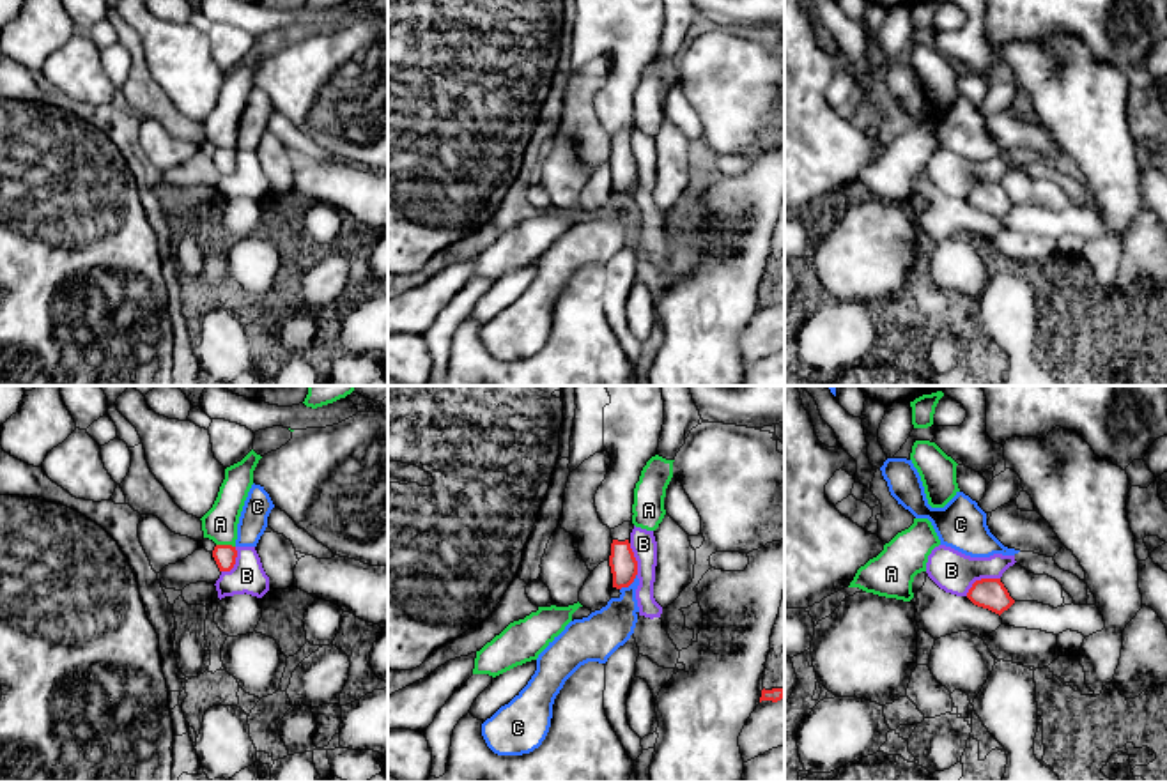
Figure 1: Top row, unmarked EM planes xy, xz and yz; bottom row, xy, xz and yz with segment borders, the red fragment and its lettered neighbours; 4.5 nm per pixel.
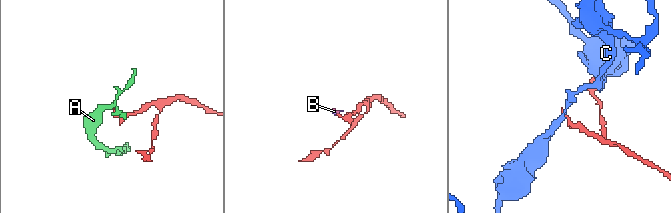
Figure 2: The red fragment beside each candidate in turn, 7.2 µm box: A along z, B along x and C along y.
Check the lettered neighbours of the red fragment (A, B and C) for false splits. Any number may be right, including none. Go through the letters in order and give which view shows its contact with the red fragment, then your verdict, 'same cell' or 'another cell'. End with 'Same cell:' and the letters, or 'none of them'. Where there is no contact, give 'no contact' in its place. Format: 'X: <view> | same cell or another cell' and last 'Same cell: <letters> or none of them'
A: xy | another cell
B: yz | another cell
C: xz | another cell
Same cell: none of them

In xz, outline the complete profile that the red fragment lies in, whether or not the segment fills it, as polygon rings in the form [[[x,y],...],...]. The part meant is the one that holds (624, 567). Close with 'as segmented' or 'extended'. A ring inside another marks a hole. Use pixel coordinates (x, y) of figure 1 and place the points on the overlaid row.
[[[623,522],[622,525],[611,529],[611,556],[609,566],[613,573],[613,587],[629,587],[638,575],[638,561],[630,548],[630,533],[634,529],[632,522]]] | extended

